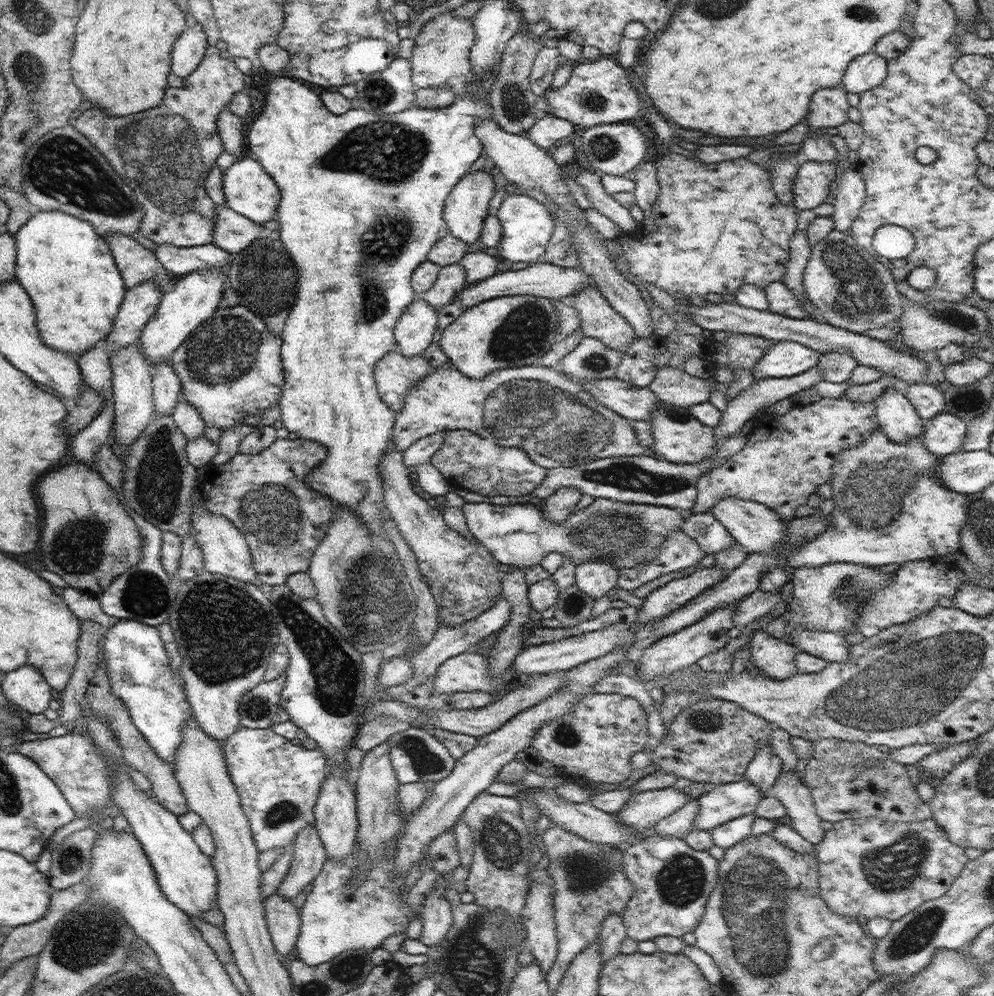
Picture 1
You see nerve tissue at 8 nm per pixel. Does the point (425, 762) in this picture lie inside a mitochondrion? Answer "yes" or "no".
yes

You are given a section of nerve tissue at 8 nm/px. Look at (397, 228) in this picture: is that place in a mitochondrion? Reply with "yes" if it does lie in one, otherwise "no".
yes

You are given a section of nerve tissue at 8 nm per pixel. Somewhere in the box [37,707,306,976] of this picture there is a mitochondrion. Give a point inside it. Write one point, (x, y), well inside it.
(86, 938)

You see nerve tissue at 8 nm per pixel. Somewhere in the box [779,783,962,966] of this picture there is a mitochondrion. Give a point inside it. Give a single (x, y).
(894, 868)

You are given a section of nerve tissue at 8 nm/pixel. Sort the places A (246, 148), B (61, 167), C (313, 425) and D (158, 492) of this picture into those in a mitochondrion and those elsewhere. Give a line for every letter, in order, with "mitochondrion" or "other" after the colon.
A: other
B: mitochondrion
C: other
D: mitochondrion

